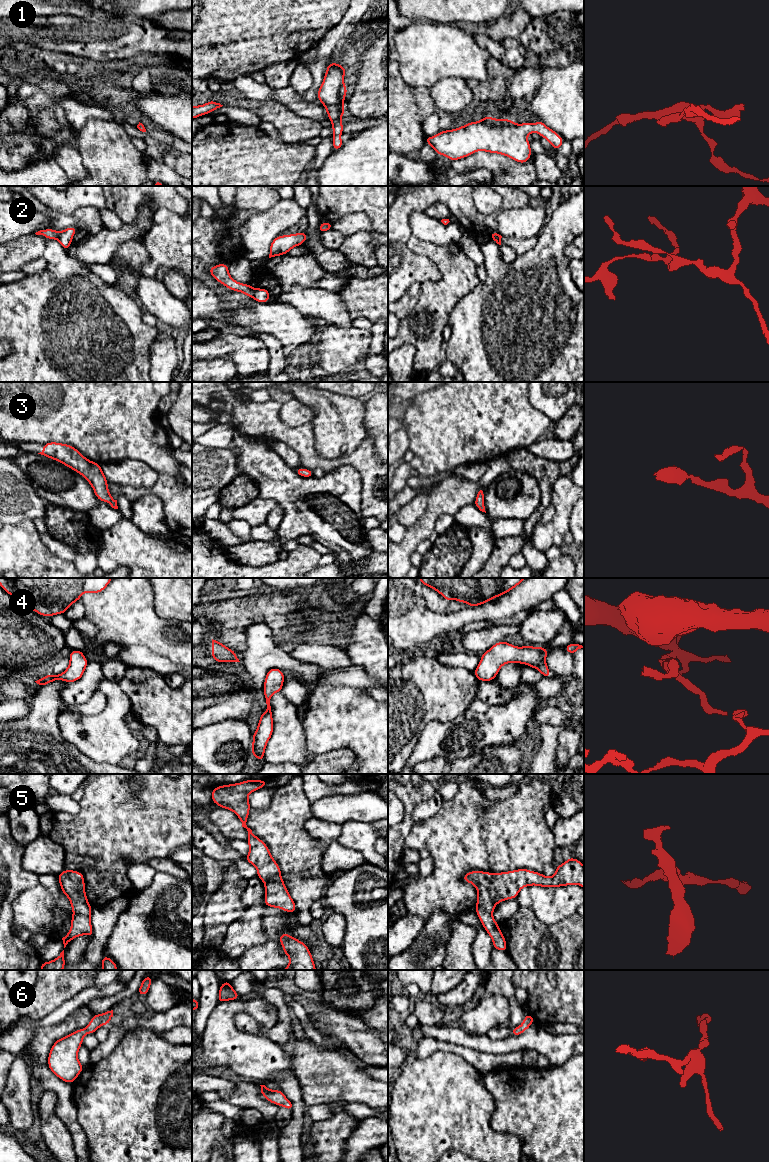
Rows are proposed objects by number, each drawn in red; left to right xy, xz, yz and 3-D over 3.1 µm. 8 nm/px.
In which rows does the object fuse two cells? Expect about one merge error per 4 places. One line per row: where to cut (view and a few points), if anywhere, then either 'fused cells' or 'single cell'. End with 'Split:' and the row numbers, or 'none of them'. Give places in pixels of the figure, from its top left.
1: no cut; single cell
2: cut in xz along (255, 289), (252, 296); fused cells
3: no cut; single cell
4: no cut; single cell
5: no cut; single cell
6: no cut; single cell
Split: 2

